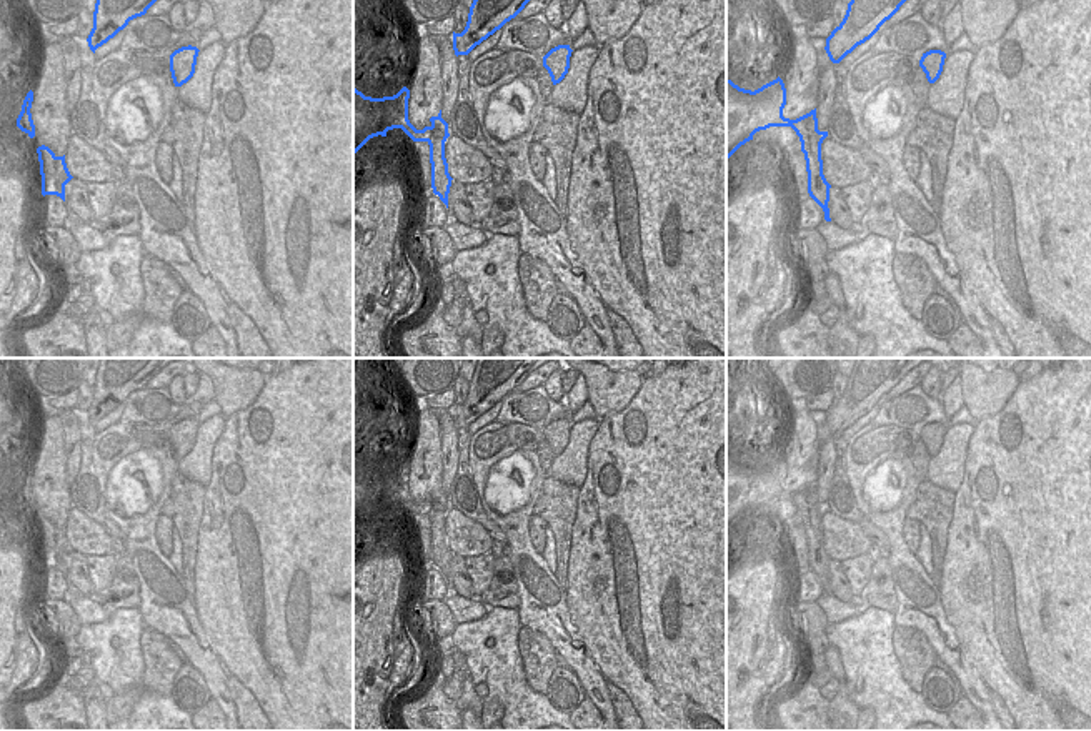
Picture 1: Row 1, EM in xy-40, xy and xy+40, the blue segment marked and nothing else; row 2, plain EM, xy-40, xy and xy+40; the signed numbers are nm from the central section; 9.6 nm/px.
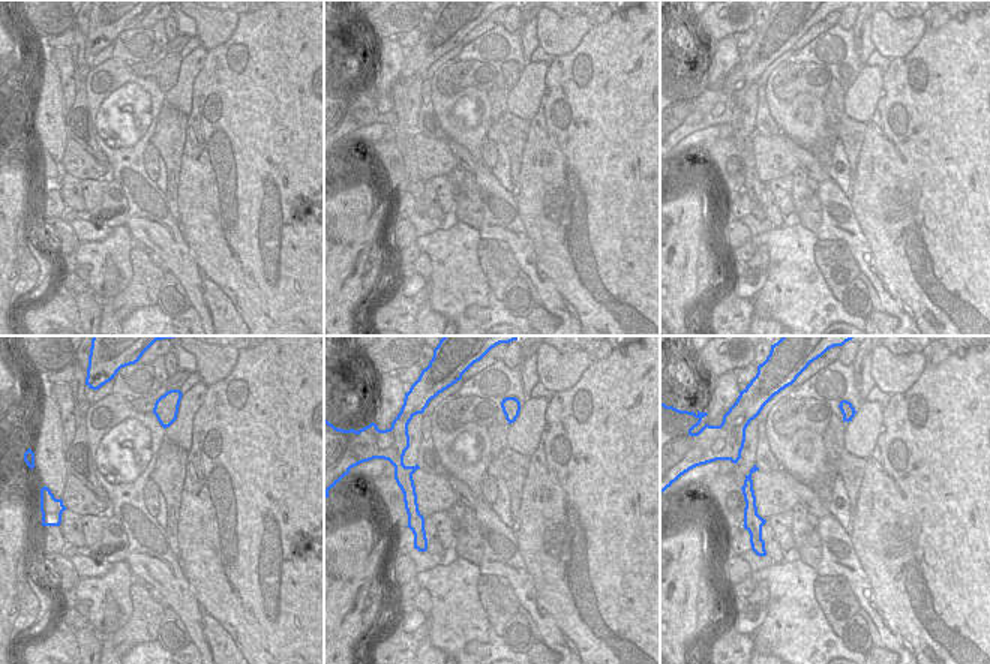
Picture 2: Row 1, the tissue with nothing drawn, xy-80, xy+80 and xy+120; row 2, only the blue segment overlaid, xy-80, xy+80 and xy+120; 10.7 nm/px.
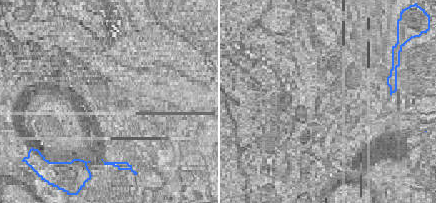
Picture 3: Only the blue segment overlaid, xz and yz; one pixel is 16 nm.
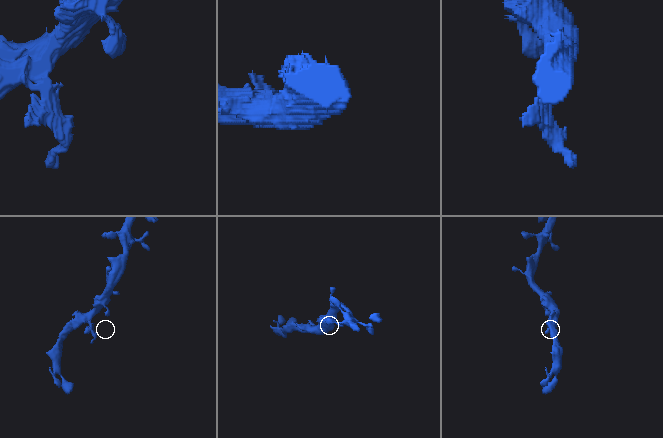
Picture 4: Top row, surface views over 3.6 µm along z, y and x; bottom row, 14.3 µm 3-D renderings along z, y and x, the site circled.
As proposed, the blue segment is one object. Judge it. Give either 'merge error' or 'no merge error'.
merge error

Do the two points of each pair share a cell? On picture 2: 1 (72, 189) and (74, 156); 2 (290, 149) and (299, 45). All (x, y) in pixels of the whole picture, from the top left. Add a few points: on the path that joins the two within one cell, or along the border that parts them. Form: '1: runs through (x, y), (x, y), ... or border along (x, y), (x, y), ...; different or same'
1: border along (68, 173), (80, 180); different
2: runs through (290, 123), (290, 104), (297, 96), (299, 71); same

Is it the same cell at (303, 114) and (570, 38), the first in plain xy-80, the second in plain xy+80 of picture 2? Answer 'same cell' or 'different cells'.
different cells

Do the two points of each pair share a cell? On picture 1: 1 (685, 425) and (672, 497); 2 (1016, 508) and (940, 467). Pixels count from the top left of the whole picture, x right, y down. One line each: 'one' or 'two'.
1: one
2: two

